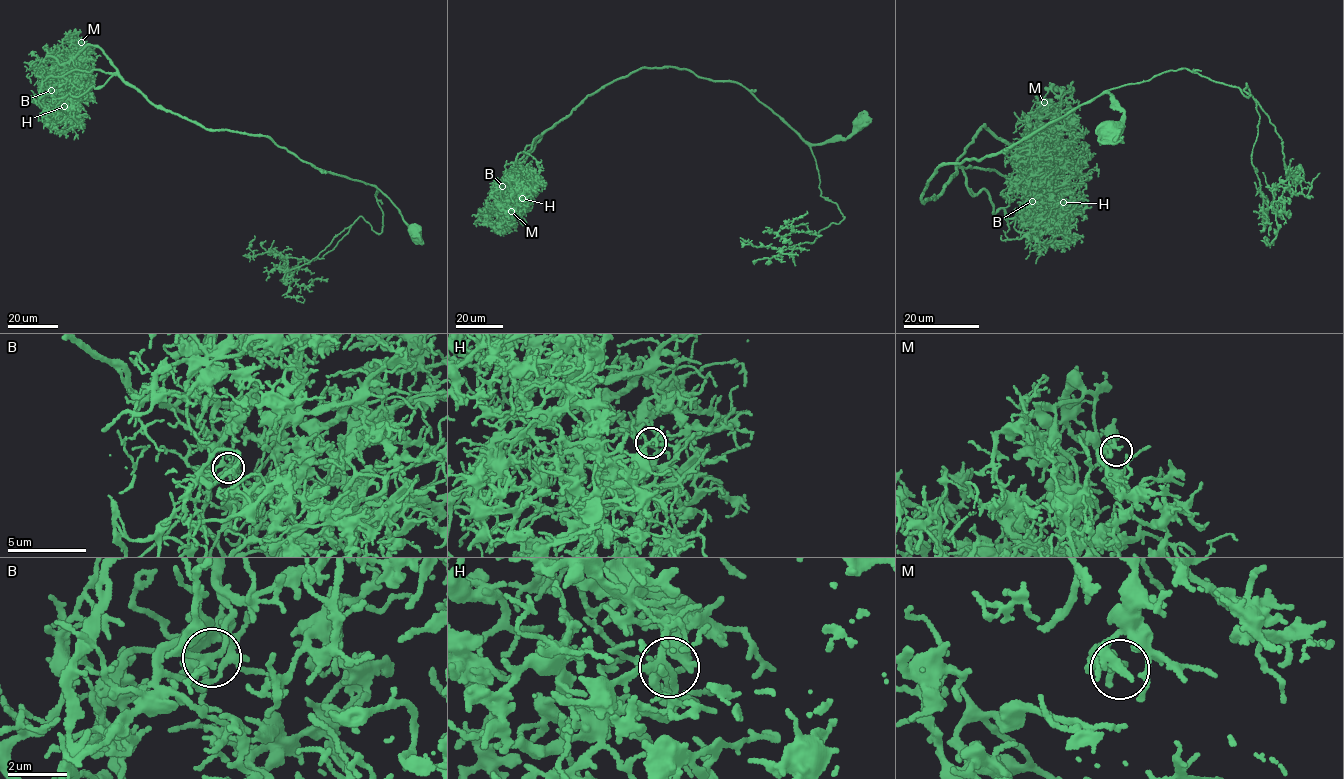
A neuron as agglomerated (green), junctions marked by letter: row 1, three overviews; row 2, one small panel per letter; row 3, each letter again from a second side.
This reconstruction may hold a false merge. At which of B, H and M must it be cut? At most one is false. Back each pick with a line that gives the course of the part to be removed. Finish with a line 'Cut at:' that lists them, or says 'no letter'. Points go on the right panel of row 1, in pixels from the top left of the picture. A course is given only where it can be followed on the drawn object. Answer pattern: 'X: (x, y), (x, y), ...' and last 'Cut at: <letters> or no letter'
Cut at: no letter

